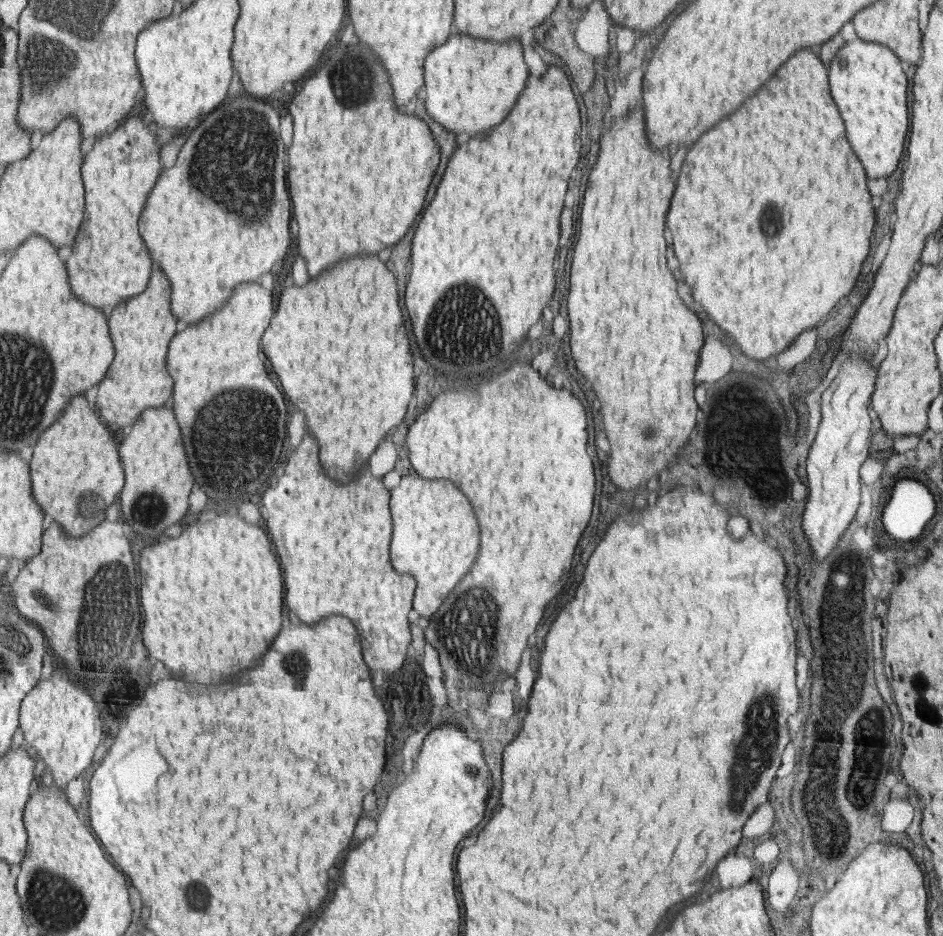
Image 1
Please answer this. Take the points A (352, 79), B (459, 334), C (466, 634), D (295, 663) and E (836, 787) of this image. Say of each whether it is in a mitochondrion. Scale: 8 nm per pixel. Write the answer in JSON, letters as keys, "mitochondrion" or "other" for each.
{"A":"mitochondrion","B":"mitochondrion","C":"mitochondrion","D":"mitochondrion","E":"mitochondrion"}

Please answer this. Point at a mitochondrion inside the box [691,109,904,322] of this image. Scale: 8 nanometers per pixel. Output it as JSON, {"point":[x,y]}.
{"point":[770,223]}

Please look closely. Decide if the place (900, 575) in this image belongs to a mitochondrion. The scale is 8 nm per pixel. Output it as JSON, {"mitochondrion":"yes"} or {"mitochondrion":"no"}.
{"mitochondrion":"no"}

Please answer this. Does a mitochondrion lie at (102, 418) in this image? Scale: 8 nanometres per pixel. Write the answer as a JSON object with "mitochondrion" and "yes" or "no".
{"mitochondrion":"no"}

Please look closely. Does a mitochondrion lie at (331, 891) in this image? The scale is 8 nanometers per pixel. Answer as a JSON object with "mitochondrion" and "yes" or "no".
{"mitochondrion":"no"}

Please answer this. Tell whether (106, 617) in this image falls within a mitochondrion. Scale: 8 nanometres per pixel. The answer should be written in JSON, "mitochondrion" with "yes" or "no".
{"mitochondrion":"yes"}

